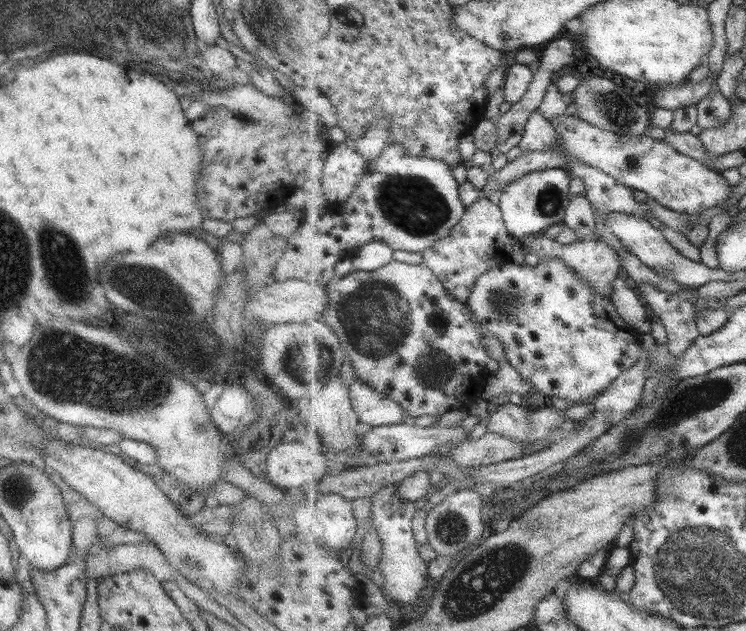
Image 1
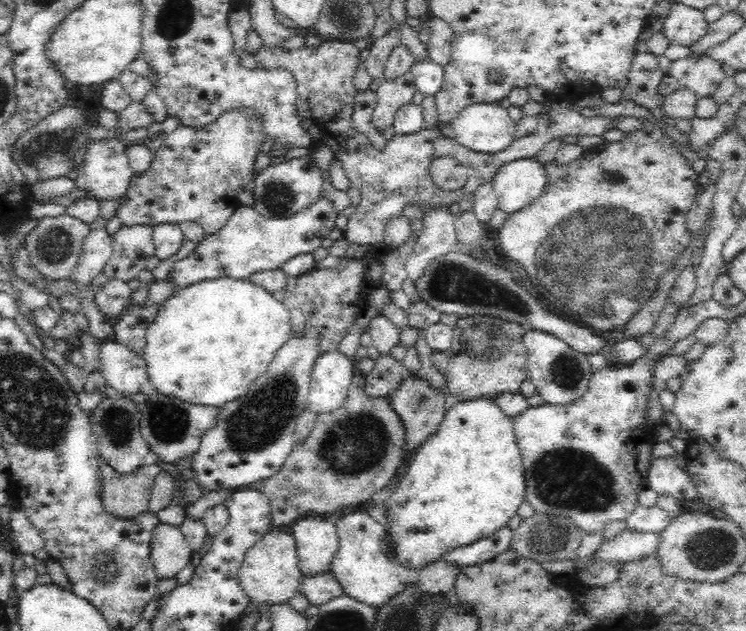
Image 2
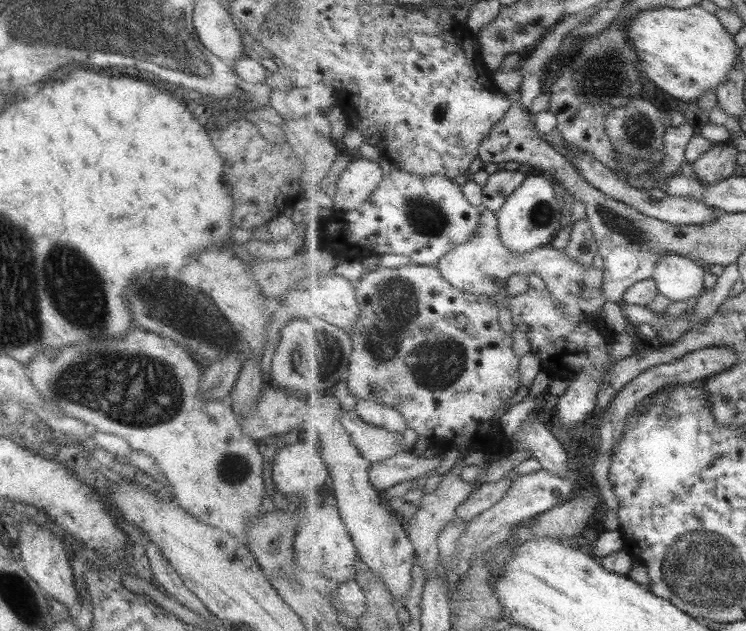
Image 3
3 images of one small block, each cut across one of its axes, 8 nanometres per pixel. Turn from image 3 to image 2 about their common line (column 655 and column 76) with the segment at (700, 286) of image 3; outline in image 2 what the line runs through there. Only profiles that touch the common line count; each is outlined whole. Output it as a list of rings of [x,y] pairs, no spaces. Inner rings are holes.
[[[103,228],[89,231],[84,239],[83,249],[75,273],[71,276],[78,286],[92,282],[98,274],[103,272],[104,265],[113,255],[112,234]]]

